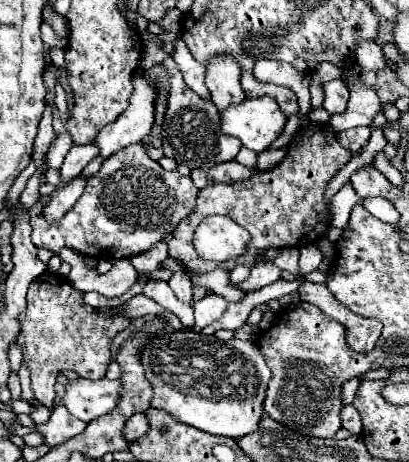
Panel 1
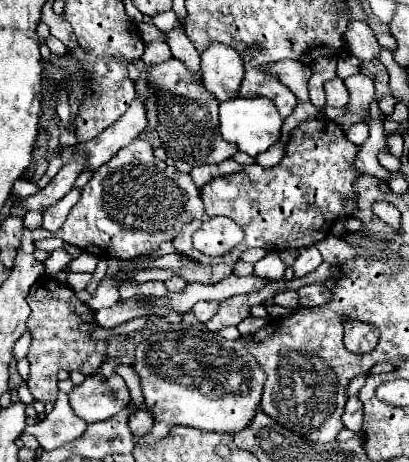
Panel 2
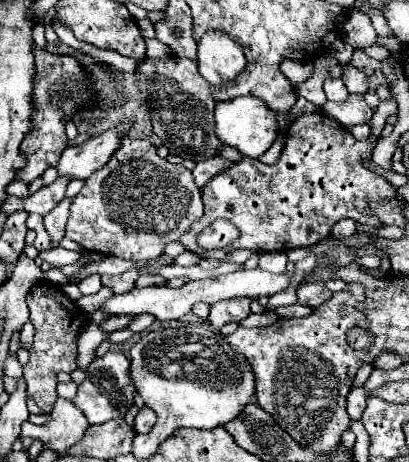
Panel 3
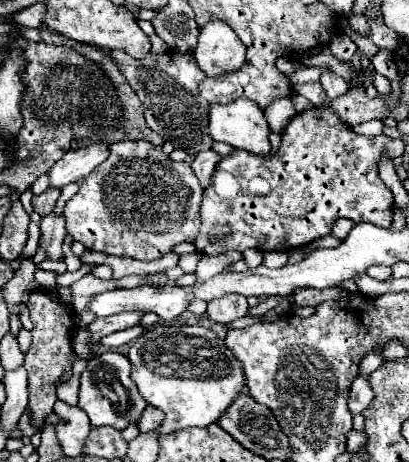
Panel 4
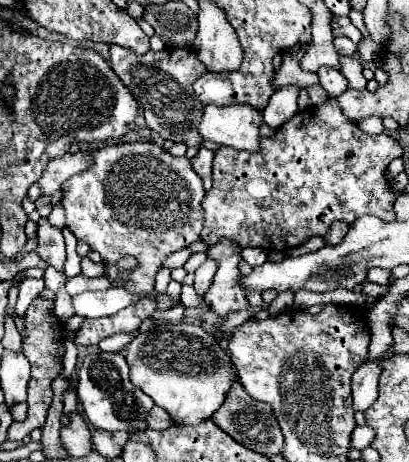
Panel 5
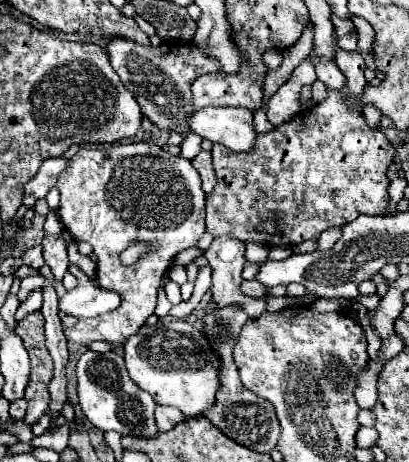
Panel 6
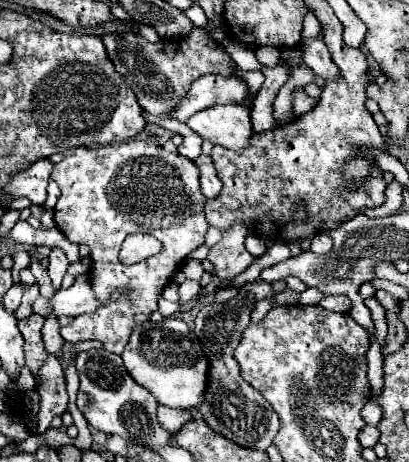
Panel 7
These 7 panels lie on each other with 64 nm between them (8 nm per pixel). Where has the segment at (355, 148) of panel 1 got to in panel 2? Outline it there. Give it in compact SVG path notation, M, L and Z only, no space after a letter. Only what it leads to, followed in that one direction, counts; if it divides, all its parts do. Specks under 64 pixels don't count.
M358 122L354 126L350 126L346 130L346 136L348 140L352 140L354 144L364 144L364 140L368 138L368 124L366 122Z

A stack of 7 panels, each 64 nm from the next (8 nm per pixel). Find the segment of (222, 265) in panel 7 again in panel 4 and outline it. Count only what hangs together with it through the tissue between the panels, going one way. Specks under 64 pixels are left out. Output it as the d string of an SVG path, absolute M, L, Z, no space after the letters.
M224 294L222 298L208 300L210 318L216 322L222 322L222 324L234 322L236 318L244 316L246 310L248 310L246 296L240 296L240 294Z

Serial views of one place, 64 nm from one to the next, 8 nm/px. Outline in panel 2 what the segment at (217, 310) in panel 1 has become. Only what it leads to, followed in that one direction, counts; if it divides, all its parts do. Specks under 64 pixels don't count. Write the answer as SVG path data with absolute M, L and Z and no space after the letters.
M200 302L192 308L192 312L200 322L208 322L212 318L212 312L216 312L216 304L218 302Z

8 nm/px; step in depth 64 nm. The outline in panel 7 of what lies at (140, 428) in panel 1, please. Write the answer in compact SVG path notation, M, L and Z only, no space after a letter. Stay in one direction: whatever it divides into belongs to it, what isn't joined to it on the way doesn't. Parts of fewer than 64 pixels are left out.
M158 406L158 416L160 416L160 424L164 430L176 434L184 424L188 424L192 420L190 410L176 410L176 408L166 408L166 406Z

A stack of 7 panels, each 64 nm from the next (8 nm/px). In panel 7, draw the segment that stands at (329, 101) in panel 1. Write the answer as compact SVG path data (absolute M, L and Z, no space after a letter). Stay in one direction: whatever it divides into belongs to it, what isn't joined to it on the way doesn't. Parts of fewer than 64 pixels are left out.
M312 36L304 40L304 48L302 48L302 60L314 70L314 74L322 76L324 80L336 78L338 68L330 58L330 52L322 40L322 36Z

